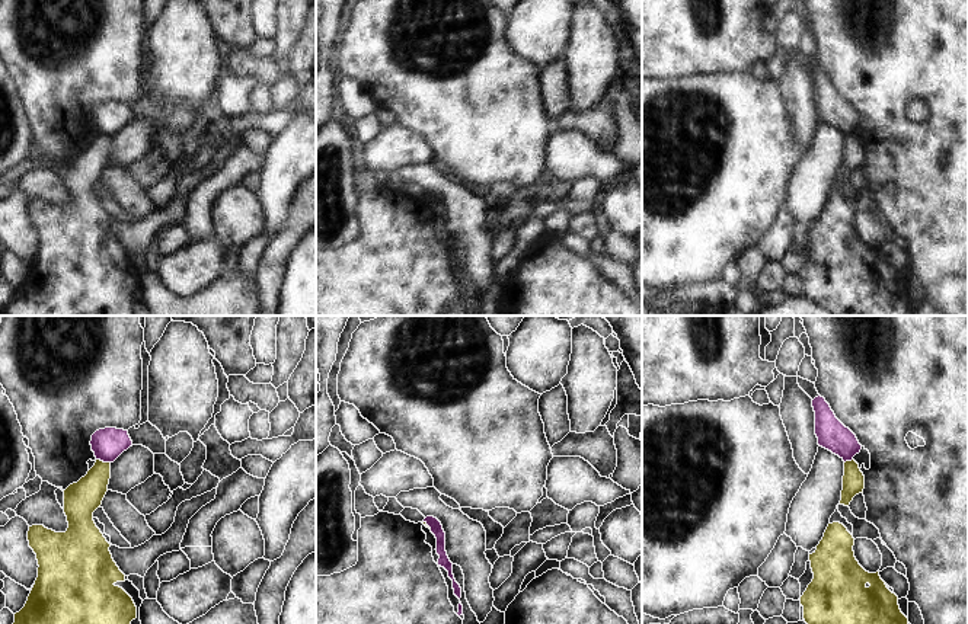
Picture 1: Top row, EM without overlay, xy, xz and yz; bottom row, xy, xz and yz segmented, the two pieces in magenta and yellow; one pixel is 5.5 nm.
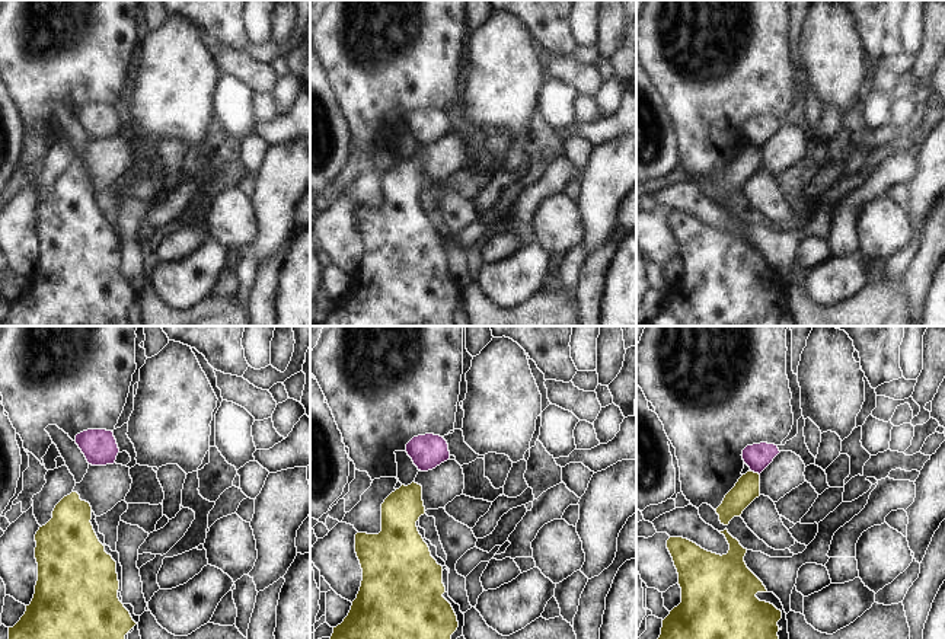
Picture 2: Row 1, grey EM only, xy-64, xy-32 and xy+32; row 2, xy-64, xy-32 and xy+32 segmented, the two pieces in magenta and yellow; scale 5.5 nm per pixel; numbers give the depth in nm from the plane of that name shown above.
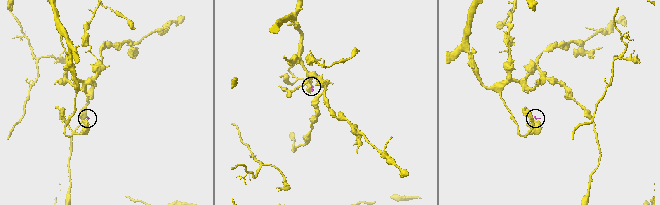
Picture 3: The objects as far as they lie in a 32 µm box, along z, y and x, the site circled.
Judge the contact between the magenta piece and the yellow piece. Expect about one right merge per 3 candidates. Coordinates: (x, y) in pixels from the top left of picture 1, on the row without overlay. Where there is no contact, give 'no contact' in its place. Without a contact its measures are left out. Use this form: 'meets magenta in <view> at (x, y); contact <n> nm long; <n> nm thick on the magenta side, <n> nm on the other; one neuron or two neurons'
meets magenta in xy at (104, 136); contact 80 nm long; 180 nm thick on the magenta side, 190 nm on the other; two neurons

